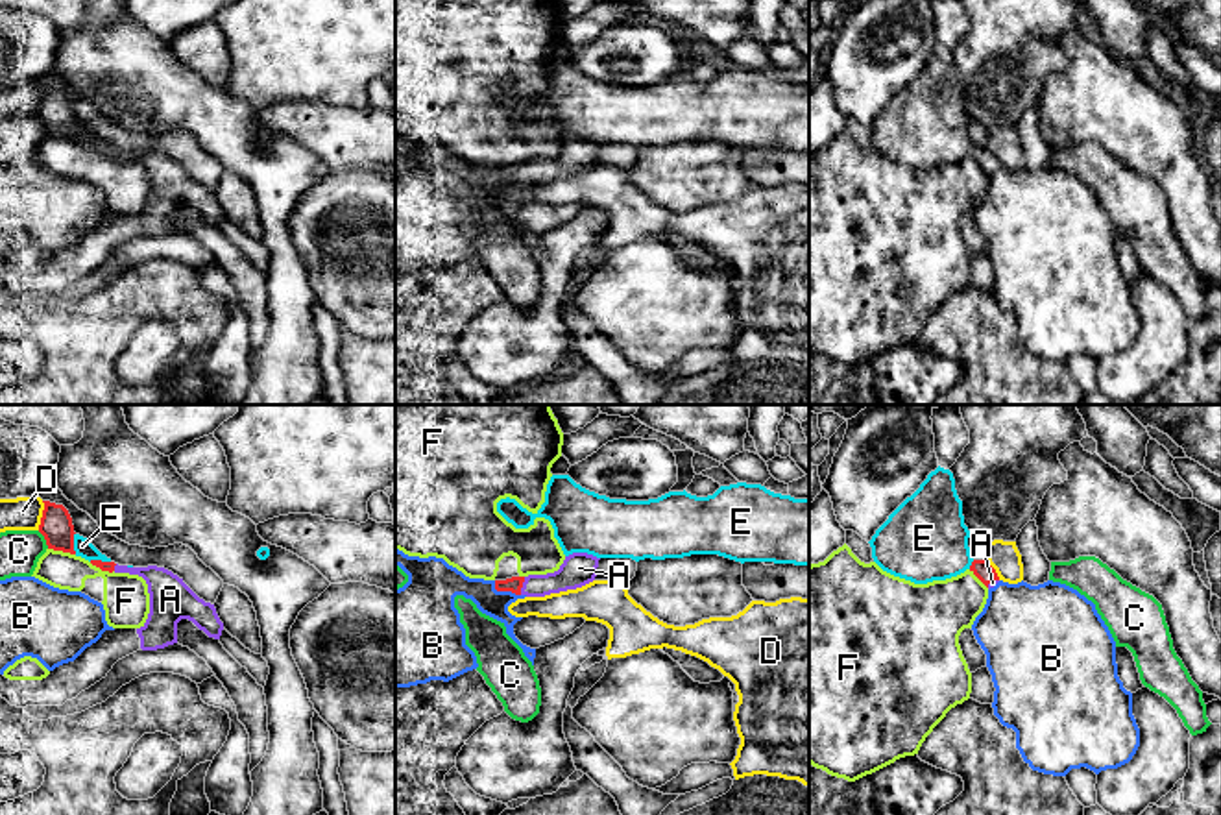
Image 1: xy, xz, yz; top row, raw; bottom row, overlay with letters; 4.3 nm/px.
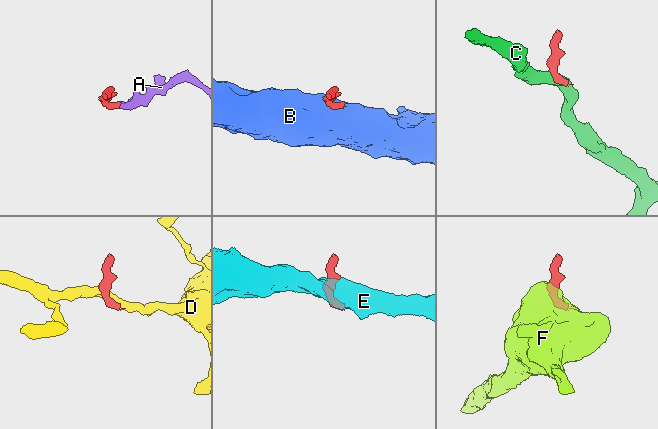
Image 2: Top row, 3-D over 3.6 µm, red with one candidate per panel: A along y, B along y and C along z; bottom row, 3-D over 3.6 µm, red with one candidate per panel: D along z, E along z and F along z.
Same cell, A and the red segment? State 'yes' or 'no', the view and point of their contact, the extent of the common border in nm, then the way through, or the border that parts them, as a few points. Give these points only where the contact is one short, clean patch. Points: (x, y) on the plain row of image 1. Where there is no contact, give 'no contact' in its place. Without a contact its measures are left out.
yes; meets red in xz at (521, 172); contact 80 nm long; runs through xz (514, 170), (521, 172), (556, 169), (575, 158)

